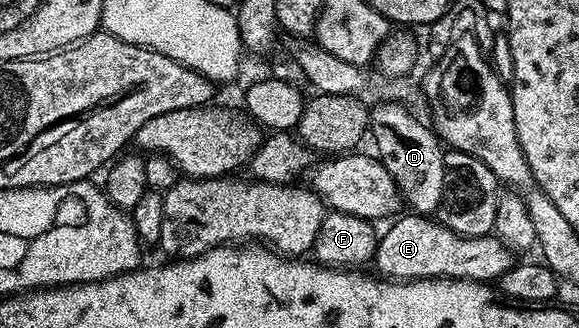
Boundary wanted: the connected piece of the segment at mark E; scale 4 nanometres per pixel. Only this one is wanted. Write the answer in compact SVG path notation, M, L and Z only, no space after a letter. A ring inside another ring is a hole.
M412 212L394 217L388 226L389 231L378 237L375 255L376 273L386 280L458 278L489 284L501 279L515 264L514 251L504 246L493 234L464 238L451 232L451 228L441 221Z

